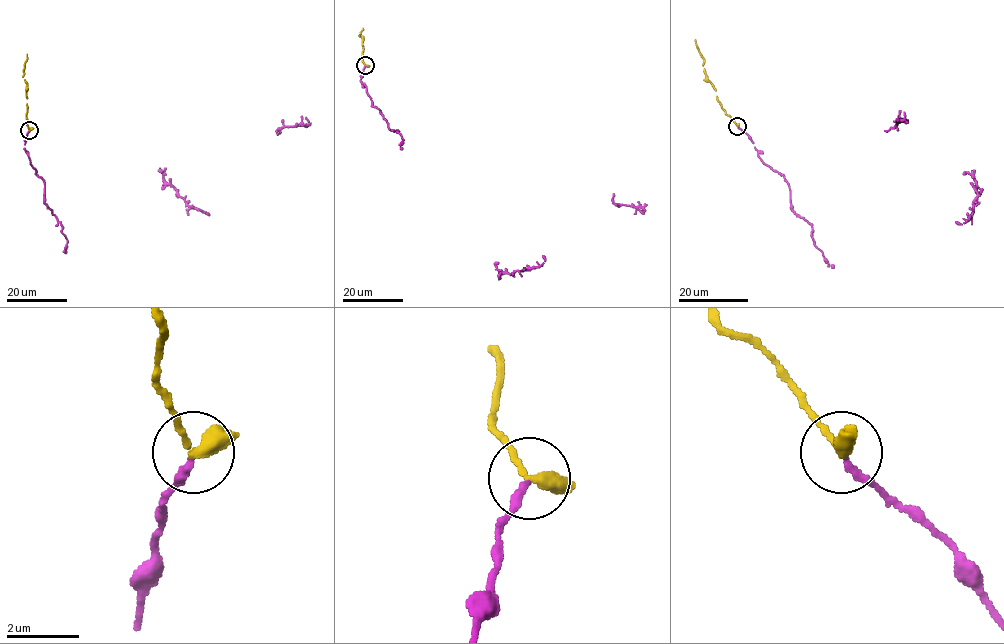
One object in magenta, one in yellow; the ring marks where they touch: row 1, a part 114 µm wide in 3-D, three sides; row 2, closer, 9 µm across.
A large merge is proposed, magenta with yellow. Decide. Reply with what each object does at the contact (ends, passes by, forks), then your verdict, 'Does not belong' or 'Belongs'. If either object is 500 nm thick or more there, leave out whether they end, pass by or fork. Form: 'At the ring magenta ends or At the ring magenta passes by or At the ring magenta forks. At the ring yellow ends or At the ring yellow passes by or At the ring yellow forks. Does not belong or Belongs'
At the ring magenta ends. At the ring yellow passes by. Belongs

